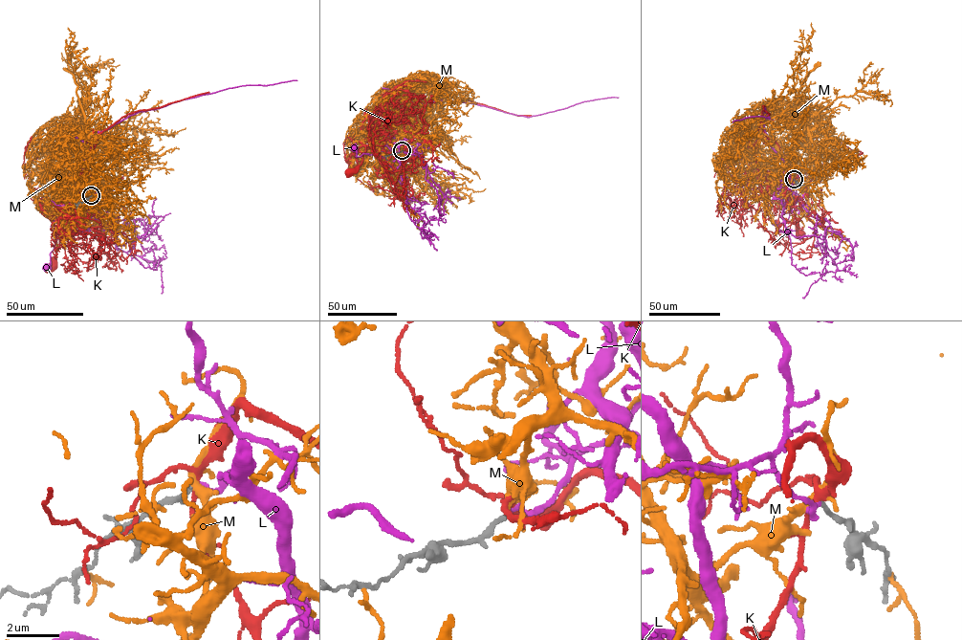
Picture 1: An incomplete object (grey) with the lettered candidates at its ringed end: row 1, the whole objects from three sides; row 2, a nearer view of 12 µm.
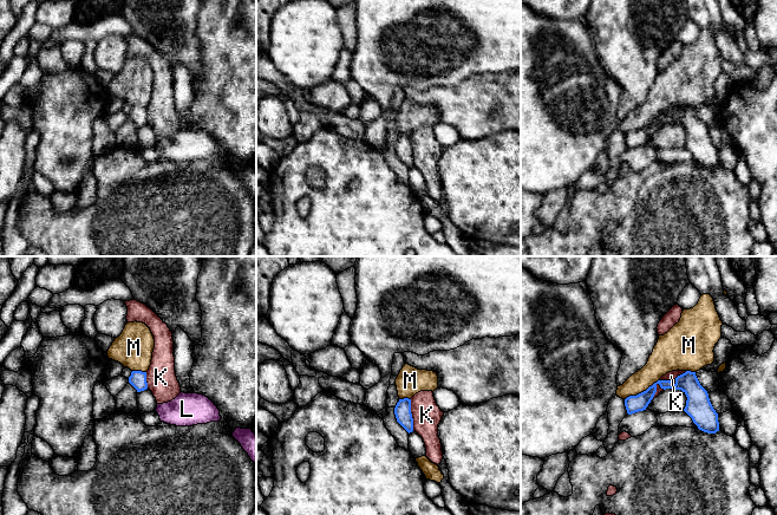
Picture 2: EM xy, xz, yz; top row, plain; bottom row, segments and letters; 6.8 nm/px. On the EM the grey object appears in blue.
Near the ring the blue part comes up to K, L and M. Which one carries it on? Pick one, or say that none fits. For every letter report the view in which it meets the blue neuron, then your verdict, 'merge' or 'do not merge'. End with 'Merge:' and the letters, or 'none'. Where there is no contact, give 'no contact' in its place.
K: xz | do not merge
L: no contact | merge
M: yz | do not merge
Merge: L

